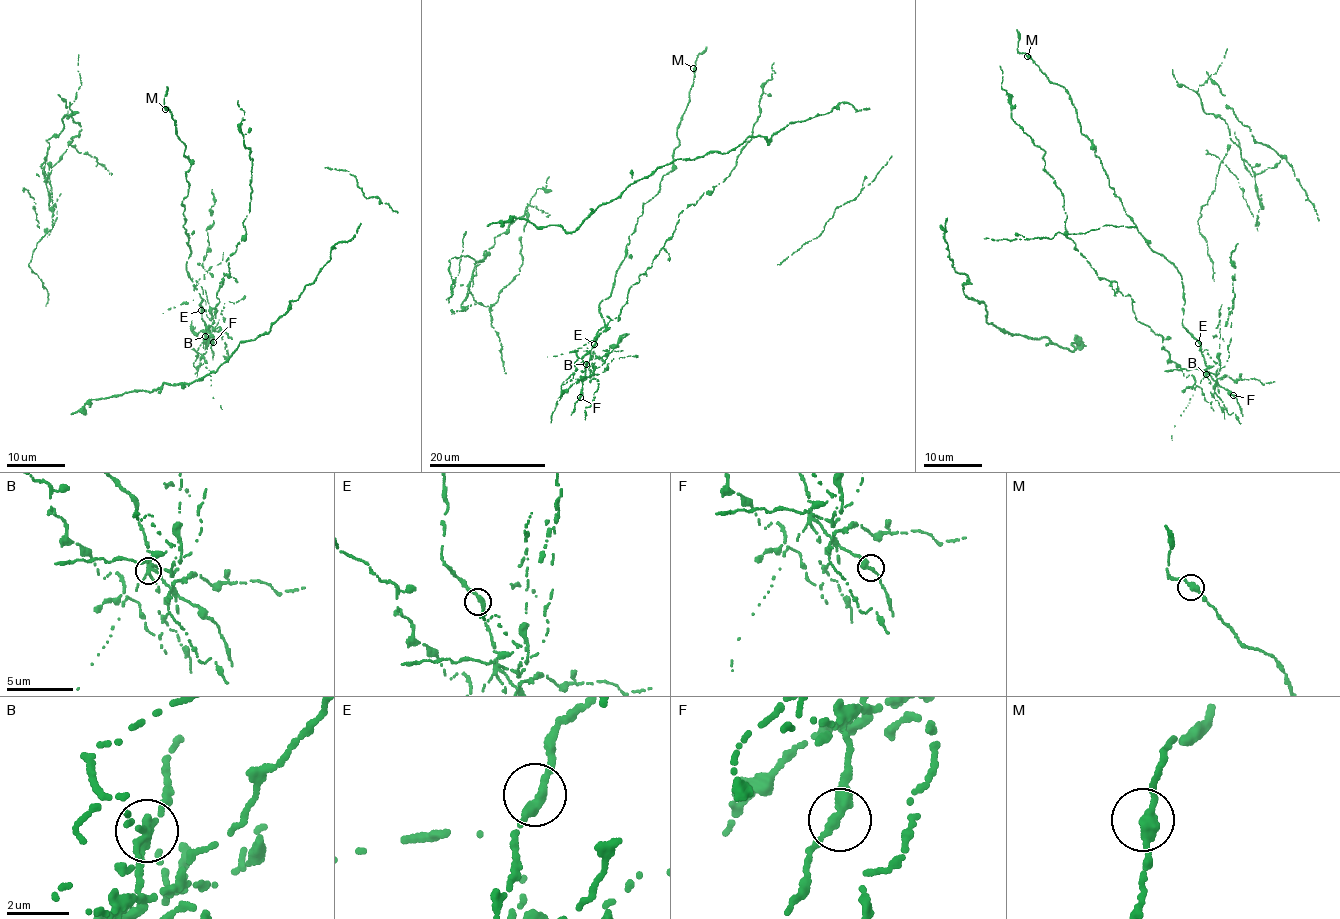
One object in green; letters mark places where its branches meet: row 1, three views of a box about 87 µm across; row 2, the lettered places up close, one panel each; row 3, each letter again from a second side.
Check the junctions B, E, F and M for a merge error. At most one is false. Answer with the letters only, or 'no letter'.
B

